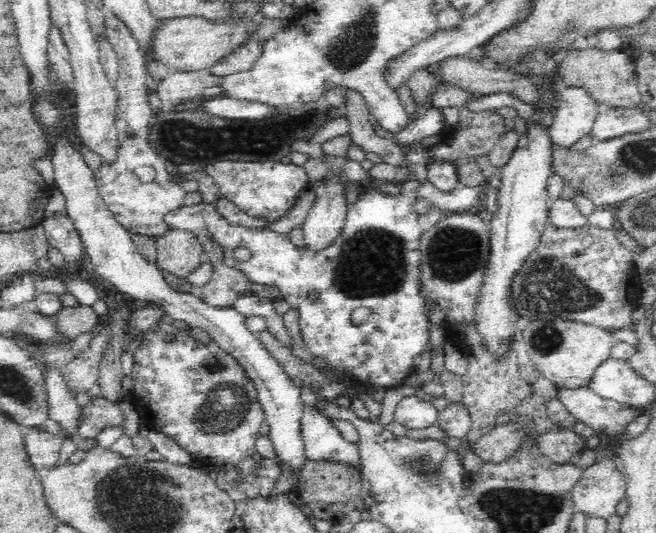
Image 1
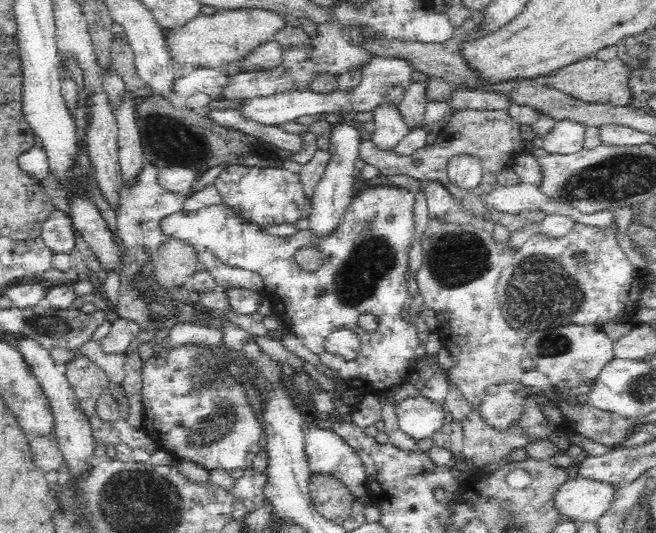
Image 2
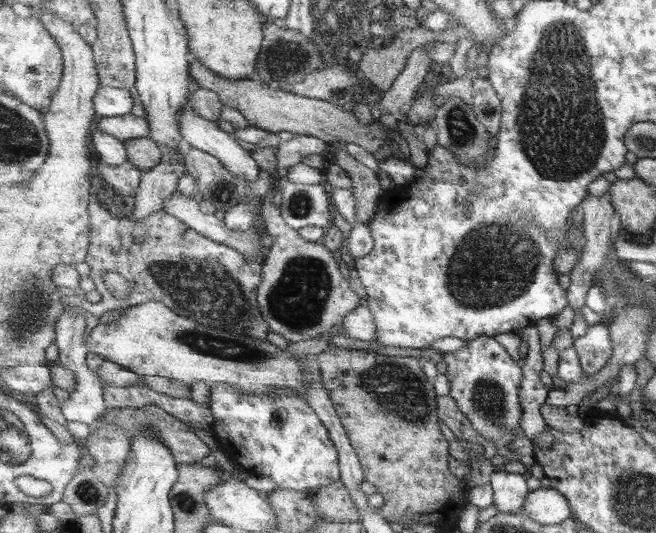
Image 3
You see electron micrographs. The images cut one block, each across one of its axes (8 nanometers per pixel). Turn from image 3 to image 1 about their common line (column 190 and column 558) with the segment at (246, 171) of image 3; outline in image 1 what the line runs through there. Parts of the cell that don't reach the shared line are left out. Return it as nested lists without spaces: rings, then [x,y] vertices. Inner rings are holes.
[[[564,88],[559,101],[560,104],[558,103],[557,107],[554,108],[553,123],[549,126],[550,137],[552,137],[553,145],[557,148],[570,149],[570,146],[579,138],[591,134],[596,117],[603,107],[584,88]]]

